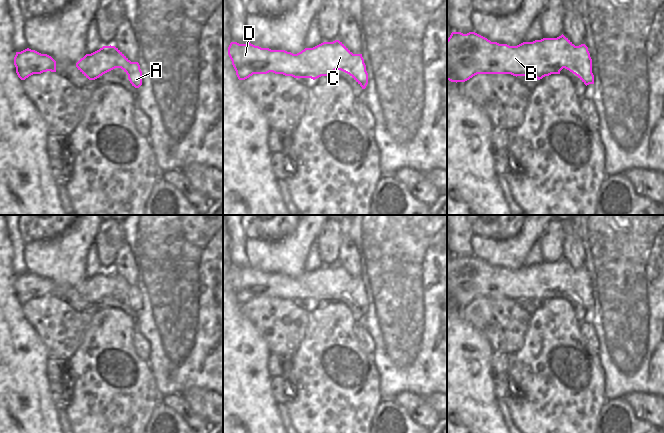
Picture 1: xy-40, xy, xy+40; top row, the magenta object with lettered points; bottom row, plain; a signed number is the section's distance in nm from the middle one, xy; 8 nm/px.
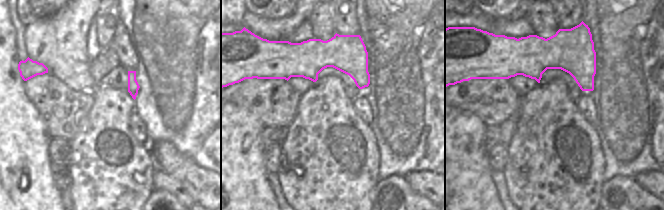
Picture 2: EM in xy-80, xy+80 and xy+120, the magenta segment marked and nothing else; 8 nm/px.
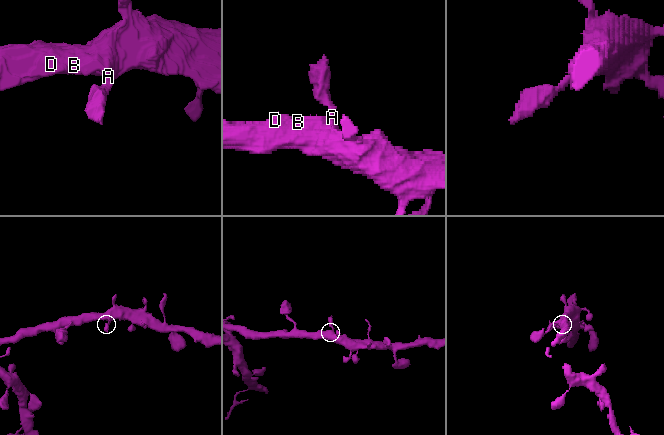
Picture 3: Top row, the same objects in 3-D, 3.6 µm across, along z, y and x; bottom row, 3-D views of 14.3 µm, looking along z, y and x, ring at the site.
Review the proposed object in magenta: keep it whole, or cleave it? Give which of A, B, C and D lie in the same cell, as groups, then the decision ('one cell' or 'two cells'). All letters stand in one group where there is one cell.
A B C D; one cell

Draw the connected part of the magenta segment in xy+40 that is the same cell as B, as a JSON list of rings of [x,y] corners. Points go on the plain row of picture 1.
[[[452,256],[447,263],[447,304],[451,306],[465,306],[477,298],[535,300],[540,304],[551,298],[560,298],[563,292],[575,298],[586,310],[594,308],[588,271],[585,268],[575,270],[563,258],[557,262],[523,266],[517,270],[491,266],[475,256]]]

